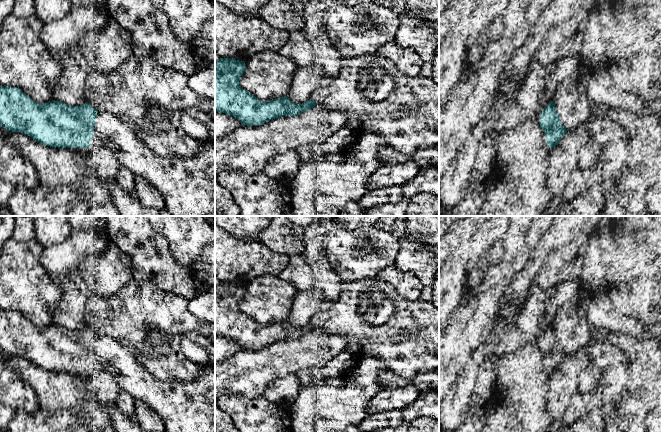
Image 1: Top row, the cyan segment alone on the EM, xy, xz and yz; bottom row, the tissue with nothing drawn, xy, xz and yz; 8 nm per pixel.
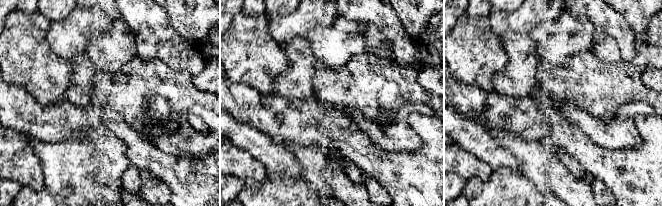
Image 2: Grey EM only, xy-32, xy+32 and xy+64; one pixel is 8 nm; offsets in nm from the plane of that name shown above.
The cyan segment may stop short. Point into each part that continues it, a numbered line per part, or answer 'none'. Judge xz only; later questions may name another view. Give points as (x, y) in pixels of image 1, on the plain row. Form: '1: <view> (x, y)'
none

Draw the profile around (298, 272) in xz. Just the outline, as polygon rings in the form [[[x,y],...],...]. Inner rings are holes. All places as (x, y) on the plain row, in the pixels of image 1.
[[[304,254],[290,256],[287,266],[278,276],[294,285],[298,292],[314,289],[314,275]]]

